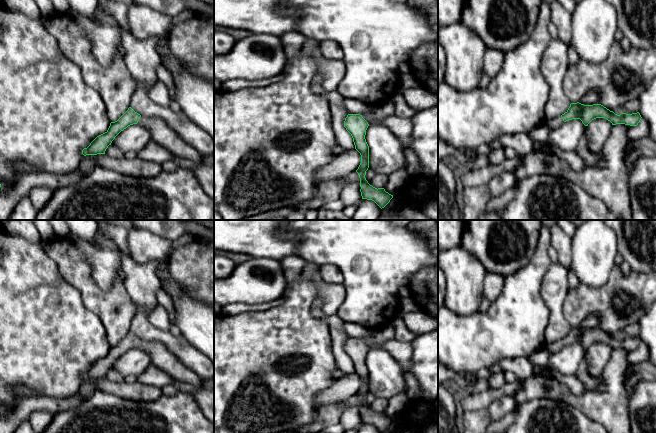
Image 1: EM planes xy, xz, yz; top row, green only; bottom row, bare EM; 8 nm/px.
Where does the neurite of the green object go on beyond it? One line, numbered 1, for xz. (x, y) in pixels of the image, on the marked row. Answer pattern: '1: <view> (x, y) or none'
1: xz (385, 109)

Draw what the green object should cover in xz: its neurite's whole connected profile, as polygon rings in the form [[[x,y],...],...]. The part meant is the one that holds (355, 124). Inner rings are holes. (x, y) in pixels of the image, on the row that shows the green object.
[[[391,100],[370,105],[370,115],[348,114],[344,121],[344,127],[351,134],[355,149],[361,155],[361,163],[356,170],[360,178],[360,192],[362,199],[374,201],[381,209],[384,208],[393,195],[385,191],[384,188],[375,188],[368,183],[365,178],[366,171],[369,168],[369,146],[365,135],[369,126],[369,118],[383,119],[395,114],[395,106]]]

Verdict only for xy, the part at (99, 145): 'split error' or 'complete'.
split error

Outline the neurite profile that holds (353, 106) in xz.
[[[344,98],[344,107],[347,109],[349,114],[370,116],[370,105],[358,100]]]

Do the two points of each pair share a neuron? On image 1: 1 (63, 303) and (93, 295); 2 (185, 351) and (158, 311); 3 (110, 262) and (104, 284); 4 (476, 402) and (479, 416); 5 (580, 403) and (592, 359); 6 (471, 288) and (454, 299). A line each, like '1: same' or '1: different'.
1: different
2: different
3: same
4: different
5: different
6: same

